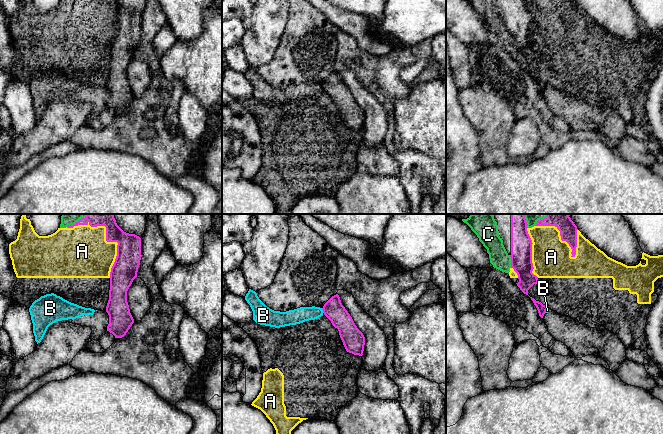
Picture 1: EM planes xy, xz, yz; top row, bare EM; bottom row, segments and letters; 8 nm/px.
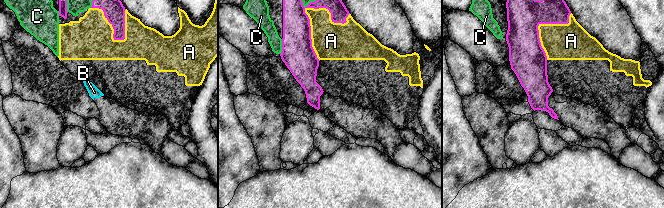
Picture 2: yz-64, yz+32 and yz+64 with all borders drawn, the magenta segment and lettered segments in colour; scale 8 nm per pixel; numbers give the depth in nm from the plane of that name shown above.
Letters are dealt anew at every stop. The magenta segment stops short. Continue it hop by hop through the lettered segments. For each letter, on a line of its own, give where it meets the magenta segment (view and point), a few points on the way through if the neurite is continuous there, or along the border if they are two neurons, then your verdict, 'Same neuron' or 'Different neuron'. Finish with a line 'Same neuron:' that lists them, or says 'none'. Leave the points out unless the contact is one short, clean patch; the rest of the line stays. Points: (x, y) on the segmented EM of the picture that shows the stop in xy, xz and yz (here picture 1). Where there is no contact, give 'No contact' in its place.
A: Touches magenta at xy (106, 237). Different neuron
B: Touches magenta at xz (322, 309). Boundary: xz (321, 308), (323, 312). Different neuron
C: Touches magenta at yz (511, 261). Different neuron
Same neuron: none

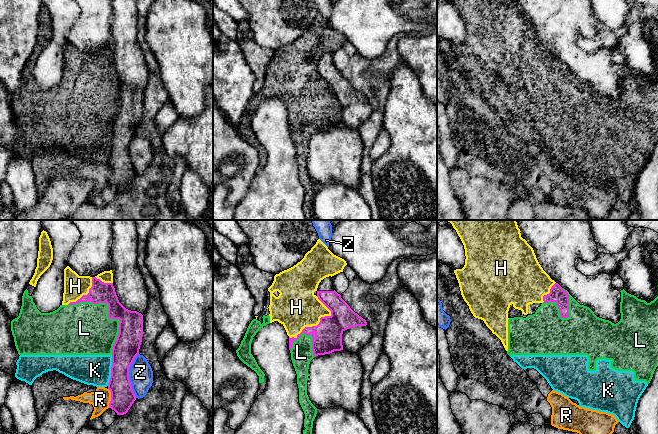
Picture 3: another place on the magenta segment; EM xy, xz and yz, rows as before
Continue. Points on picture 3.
H: Touches magenta at xz (320, 321). Different neuron
K: Touches magenta at xy (111, 370). Different neuron
L: Touches magenta at xy (108, 314). Different neuron
R: Touches magenta at xy (111, 398). Different neuron
Z: Touches magenta at xy (128, 375). Different neuron
Same neuron: none

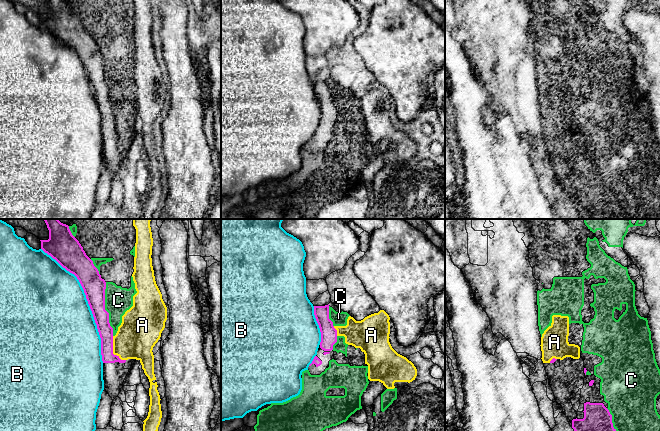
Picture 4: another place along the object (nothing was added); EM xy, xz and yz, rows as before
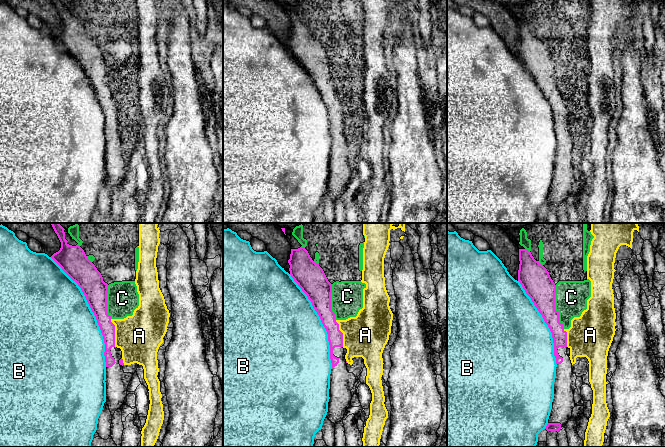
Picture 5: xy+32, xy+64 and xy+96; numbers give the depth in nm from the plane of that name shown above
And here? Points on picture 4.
A: Touches magenta at xy (112, 351). Different neuron
B: Touches magenta at xy (88, 302). Different neuron
C: Touches magenta at xy (104, 309). Different neuron
Same neuron: none

